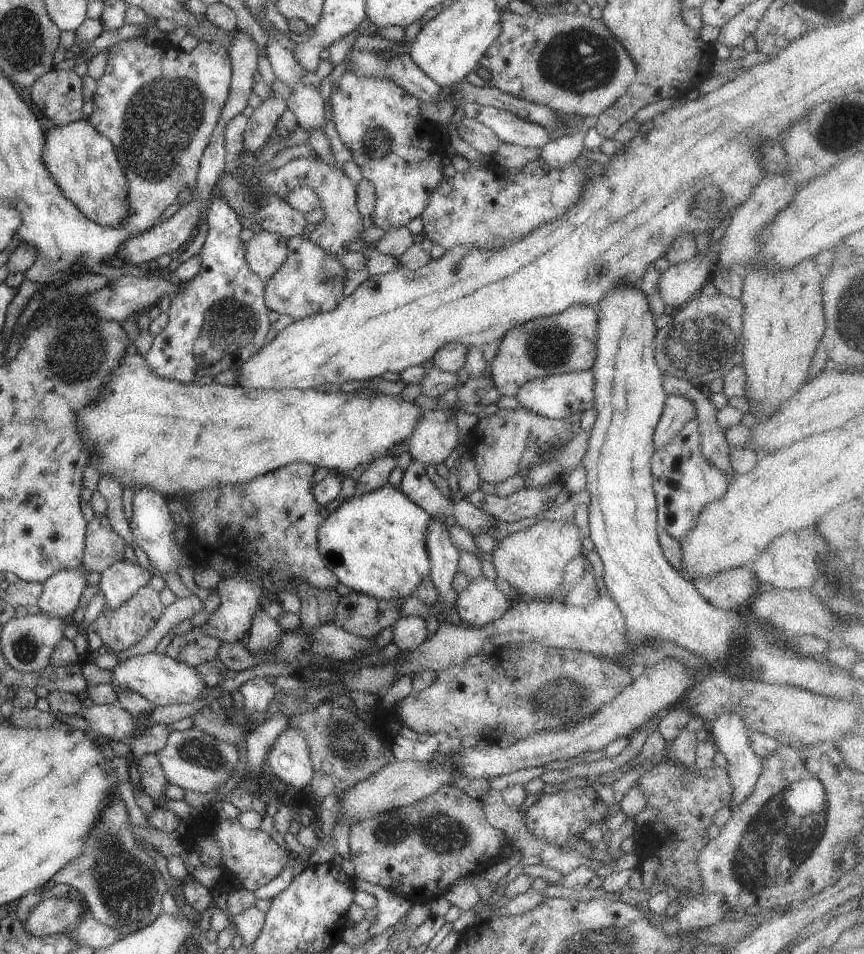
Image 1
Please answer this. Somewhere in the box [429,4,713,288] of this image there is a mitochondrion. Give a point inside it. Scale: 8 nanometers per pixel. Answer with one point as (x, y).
(580, 60)

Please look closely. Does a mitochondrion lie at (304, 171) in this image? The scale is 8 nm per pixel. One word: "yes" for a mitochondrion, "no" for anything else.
no

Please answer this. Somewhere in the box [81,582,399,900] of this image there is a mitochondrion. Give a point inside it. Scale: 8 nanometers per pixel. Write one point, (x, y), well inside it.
(347, 751)

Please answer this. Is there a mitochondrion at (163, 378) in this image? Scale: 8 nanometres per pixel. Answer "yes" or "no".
no

